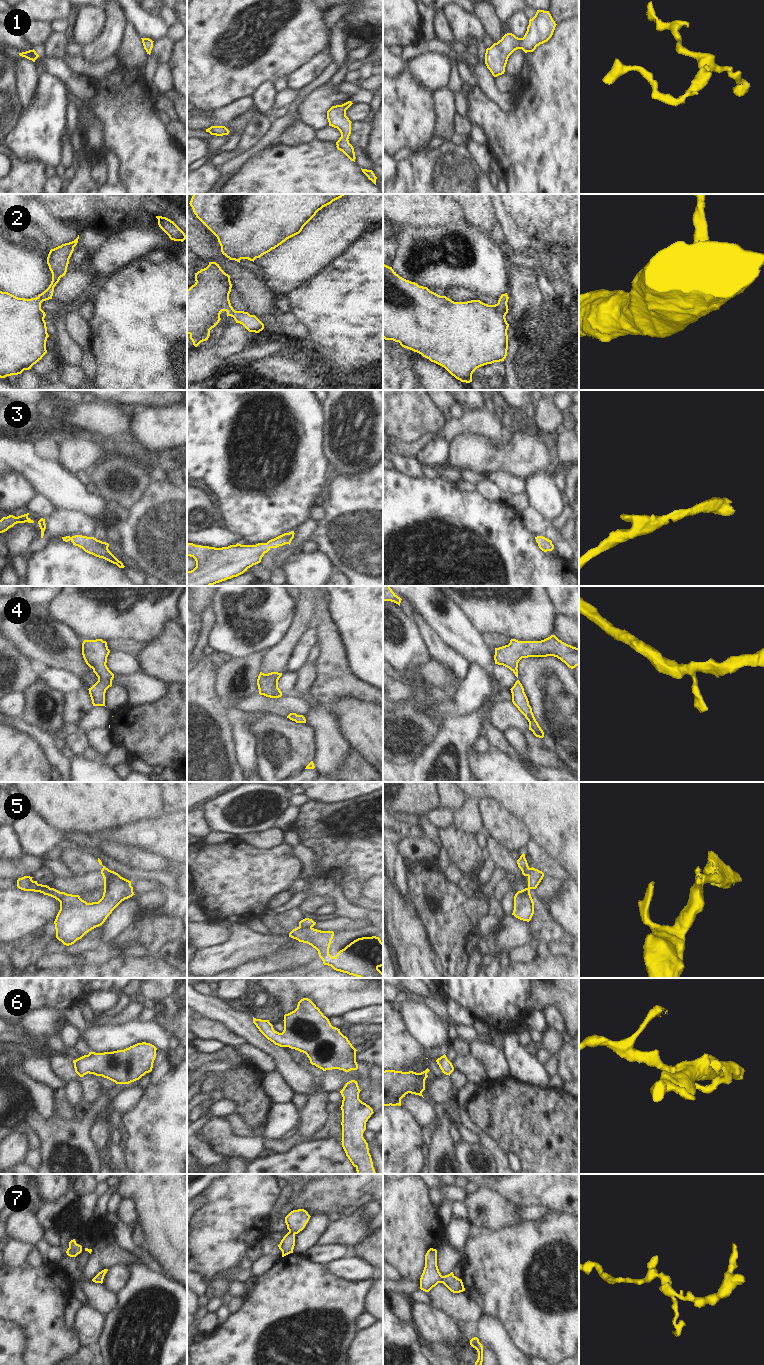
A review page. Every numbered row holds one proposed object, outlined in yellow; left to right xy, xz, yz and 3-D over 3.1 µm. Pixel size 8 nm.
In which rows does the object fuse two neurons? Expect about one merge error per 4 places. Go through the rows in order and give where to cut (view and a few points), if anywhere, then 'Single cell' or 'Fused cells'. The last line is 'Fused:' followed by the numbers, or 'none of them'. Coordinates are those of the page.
1: No split. Single cell
2: No split. Single cell
3: No split. Single cell
4: No split. Single cell
5: Split along xy (123, 878), (111, 875), (104, 888). Fused cells
6: No split. Single cell
7: No split. Single cell
Fused: 5.

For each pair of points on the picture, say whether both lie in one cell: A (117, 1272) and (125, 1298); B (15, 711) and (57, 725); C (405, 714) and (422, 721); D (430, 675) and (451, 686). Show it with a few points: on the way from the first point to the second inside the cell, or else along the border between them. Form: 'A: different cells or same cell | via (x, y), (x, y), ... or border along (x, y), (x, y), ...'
A: different cells | border along (125, 1265), (128, 1269), (128, 1279), (116, 1294)
B: different cells | border along (23, 693), (24, 709), (20, 716)
C: same cell | via (409, 714), (418, 720)
D: same cell | via (435, 675), (440, 676), (446, 681)

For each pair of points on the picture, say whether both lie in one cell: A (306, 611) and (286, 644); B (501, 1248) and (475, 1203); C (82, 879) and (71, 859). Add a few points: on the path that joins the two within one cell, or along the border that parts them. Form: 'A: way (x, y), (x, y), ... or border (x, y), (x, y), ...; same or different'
A: way (300, 619), (299, 625), (292, 636); same
B: border (472, 1223), (491, 1230), (514, 1225); different
C: border (101, 868), (95, 871), (76, 872), (72, 875); different

